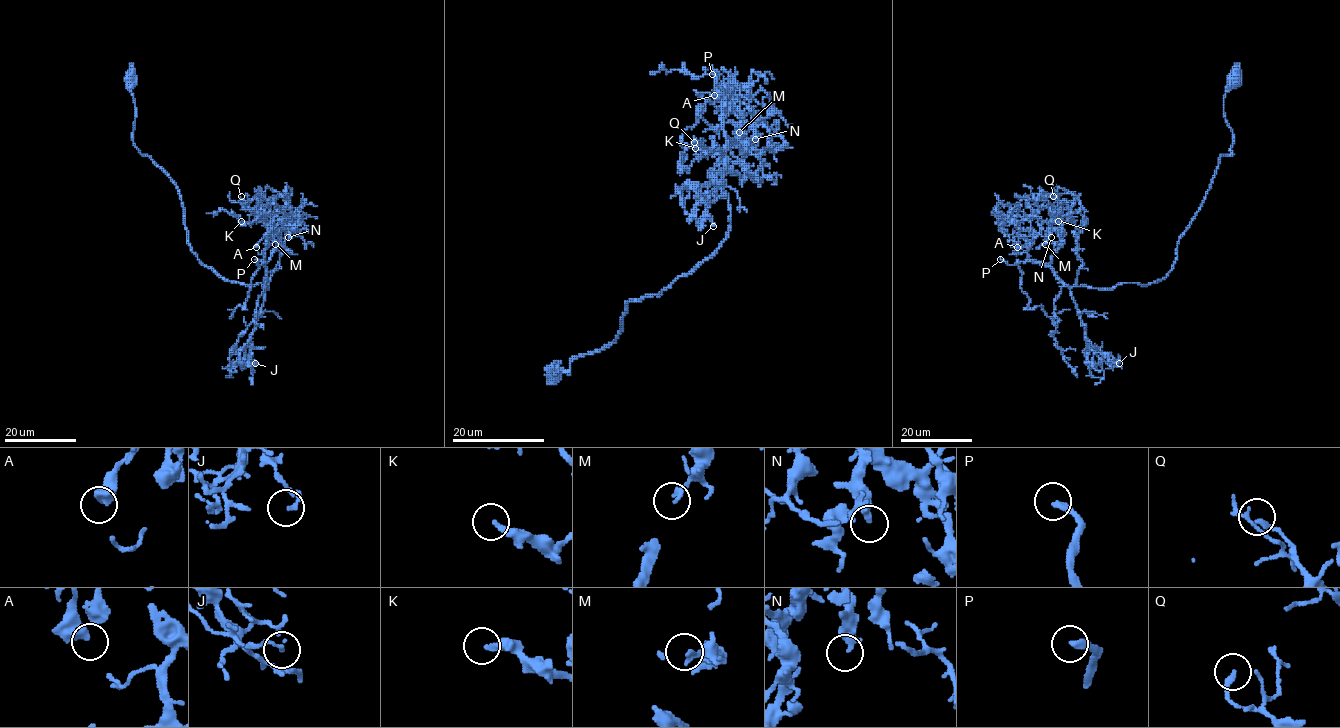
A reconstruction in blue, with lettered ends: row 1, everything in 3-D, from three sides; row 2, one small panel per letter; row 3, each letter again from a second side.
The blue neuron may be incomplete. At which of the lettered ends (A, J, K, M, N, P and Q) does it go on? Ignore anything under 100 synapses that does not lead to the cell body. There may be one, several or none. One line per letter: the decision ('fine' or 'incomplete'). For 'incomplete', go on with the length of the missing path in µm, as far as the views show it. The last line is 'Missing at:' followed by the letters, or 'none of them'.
A: fine
J: fine
K: fine
M: fine
N: fine
P: incomplete; missing 90 µm
Q: fine
Missing at: P

